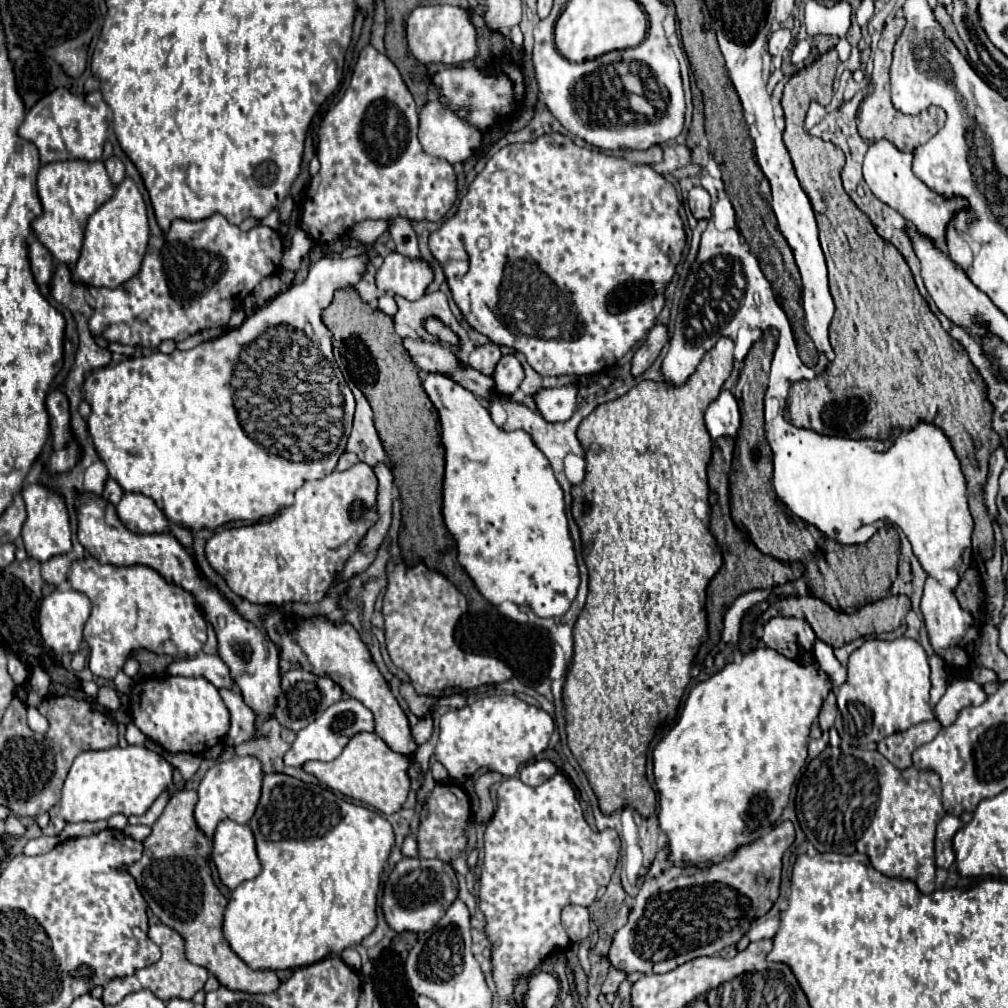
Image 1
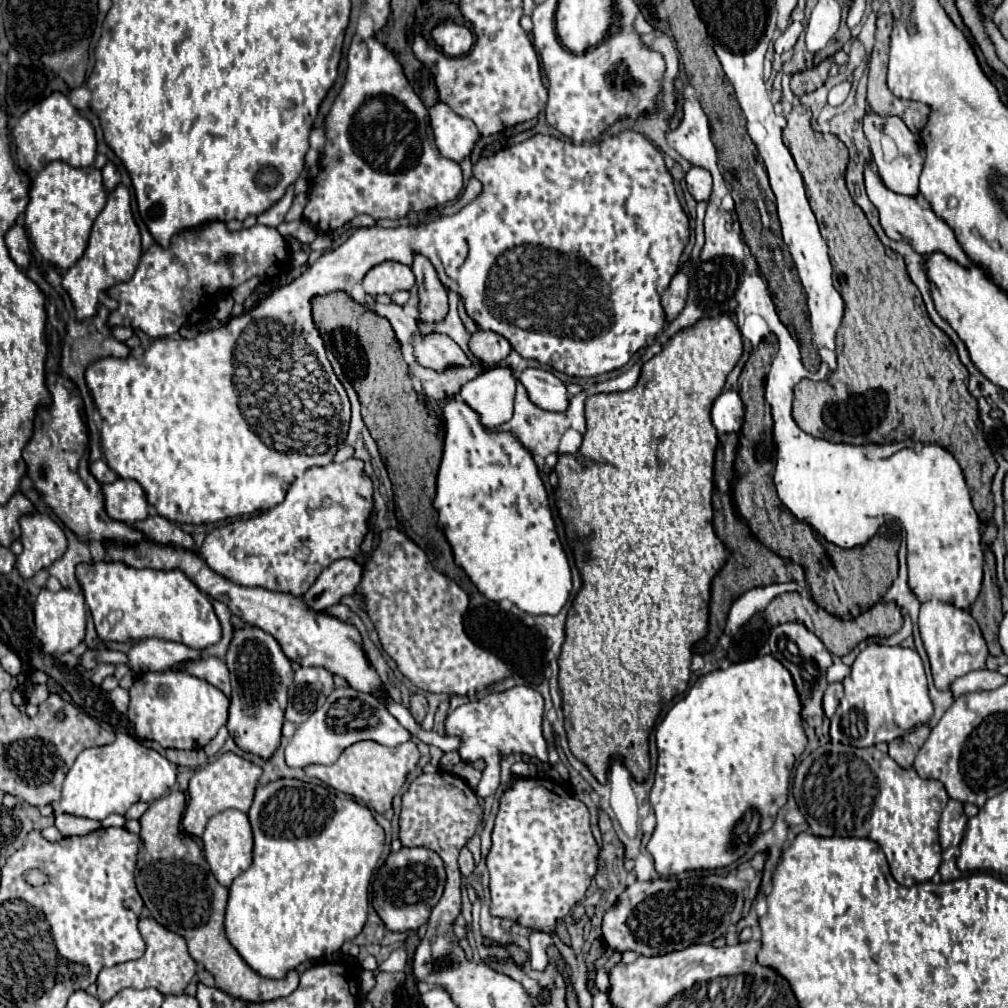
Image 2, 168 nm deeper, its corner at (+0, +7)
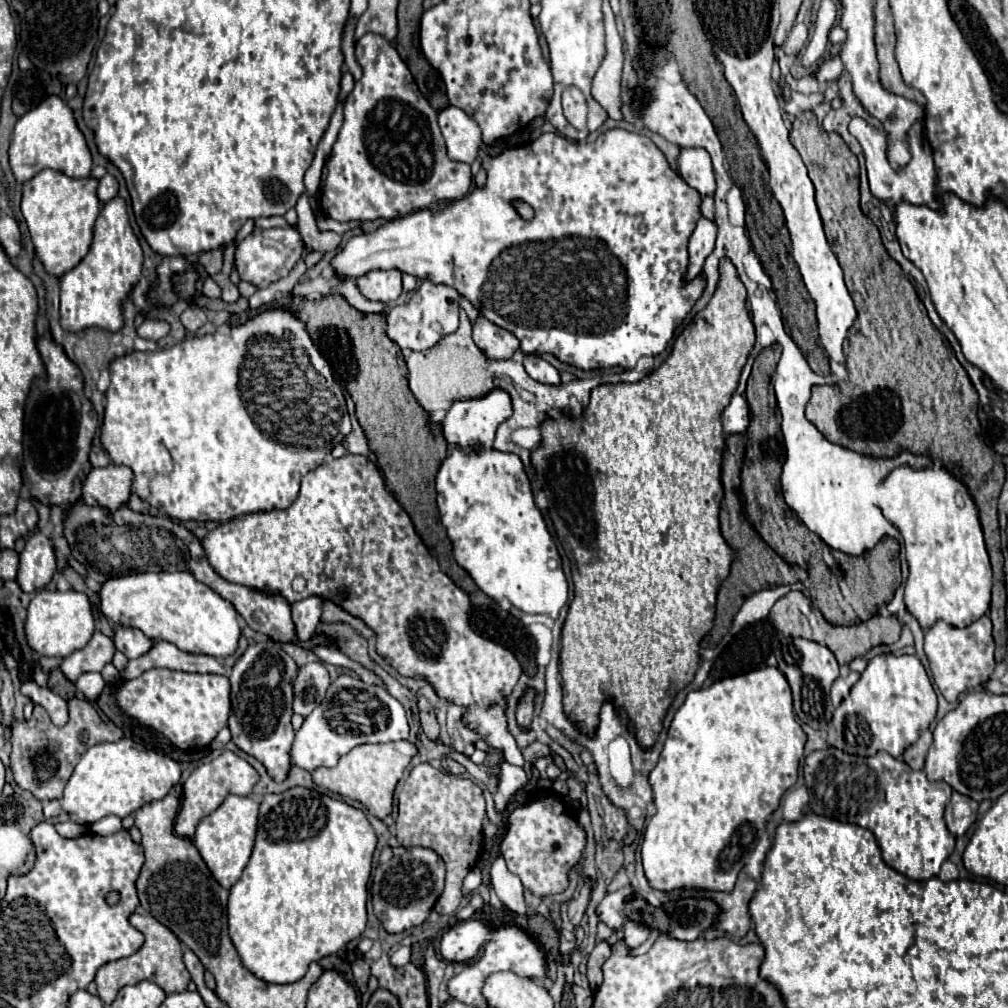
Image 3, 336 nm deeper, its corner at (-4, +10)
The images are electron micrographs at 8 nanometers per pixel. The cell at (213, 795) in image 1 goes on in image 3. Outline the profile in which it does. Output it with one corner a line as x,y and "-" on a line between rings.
225,750
215,760
201,764
199,768
193,770
193,774
183,784
183,802
181,802
177,820
175,820
175,832
183,838
191,838
195,834
195,826
199,824
199,820
203,816
211,814
213,810
217,810
227,794
249,796
257,780
259,780
259,774
255,772
255,768
247,760
243,760
241,756
237,756
235,752
229,752
229,750

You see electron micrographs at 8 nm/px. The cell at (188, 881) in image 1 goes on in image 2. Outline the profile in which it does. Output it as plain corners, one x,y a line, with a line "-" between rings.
171,791
153,801
141,817
141,851
135,869
135,883
145,907
151,911
151,917
169,931
183,935
189,955
215,977
215,987
225,993
247,1001
271,1001
293,993
299,985
297,971
289,971
283,979
261,977
243,961
225,937
223,919
229,889
215,879
195,839
181,831
183,811
183,791

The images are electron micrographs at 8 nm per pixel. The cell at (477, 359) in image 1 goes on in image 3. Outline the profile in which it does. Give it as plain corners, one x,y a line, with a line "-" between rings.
485,316
473,322
473,340
493,360
511,358
519,348
519,340
511,332
489,322

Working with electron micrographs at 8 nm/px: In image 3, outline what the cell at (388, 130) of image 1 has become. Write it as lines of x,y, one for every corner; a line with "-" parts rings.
365,34
355,44
355,56
363,68
363,78
355,82
355,88
347,96
343,126
327,158
327,178
321,196
323,212
339,222
377,218
395,220
439,200
463,198
471,186
471,166
447,156
445,140
437,124
437,112
419,92
407,64
401,60
393,44
383,40
383,36

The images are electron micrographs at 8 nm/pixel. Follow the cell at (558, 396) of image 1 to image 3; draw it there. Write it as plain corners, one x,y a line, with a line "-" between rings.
525,354
521,358
527,374
543,384
559,384
559,372
555,370
555,366
551,366
547,360
543,360
539,354

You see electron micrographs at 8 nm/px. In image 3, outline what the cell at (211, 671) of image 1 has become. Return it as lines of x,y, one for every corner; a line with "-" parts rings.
121,624
113,626
113,644
127,658
139,658
151,648
151,640
137,628
127,628

